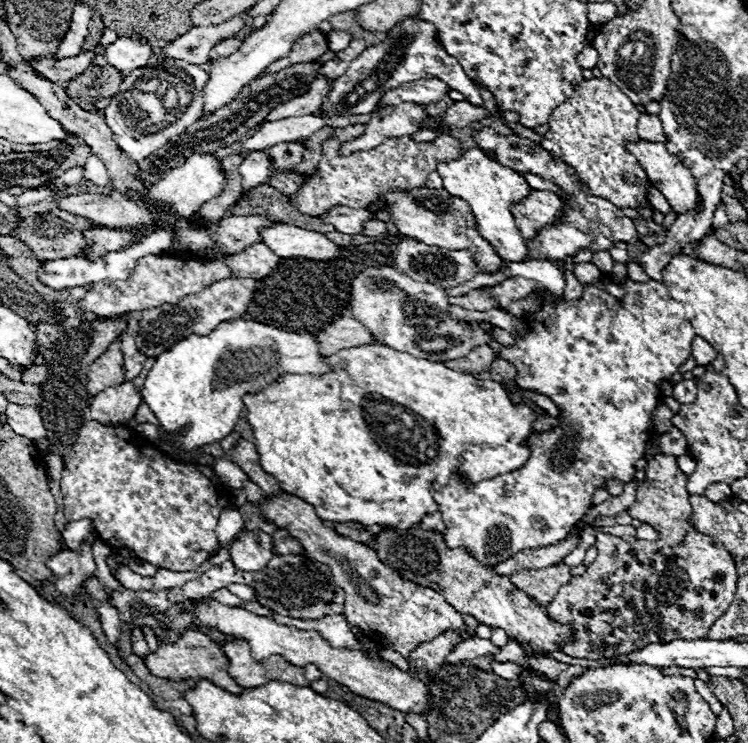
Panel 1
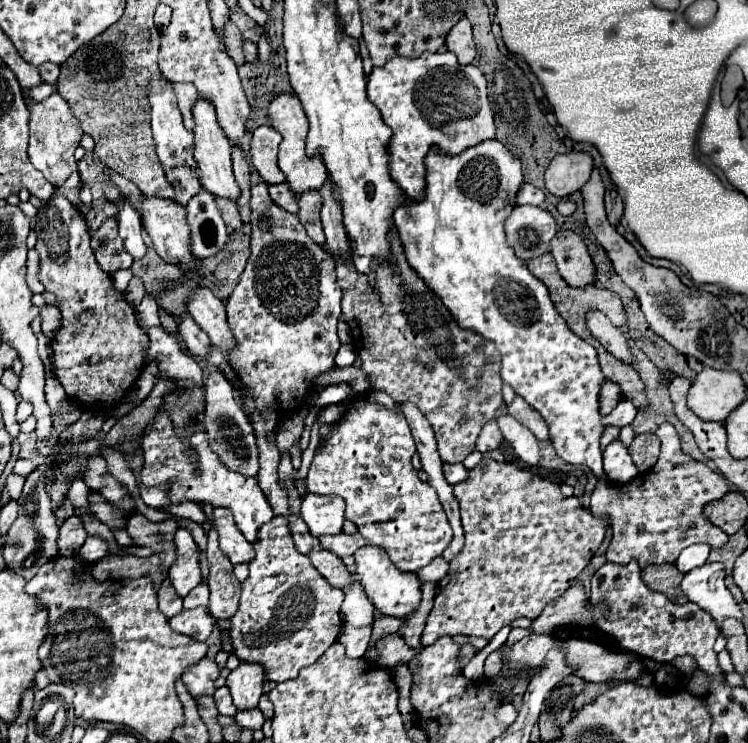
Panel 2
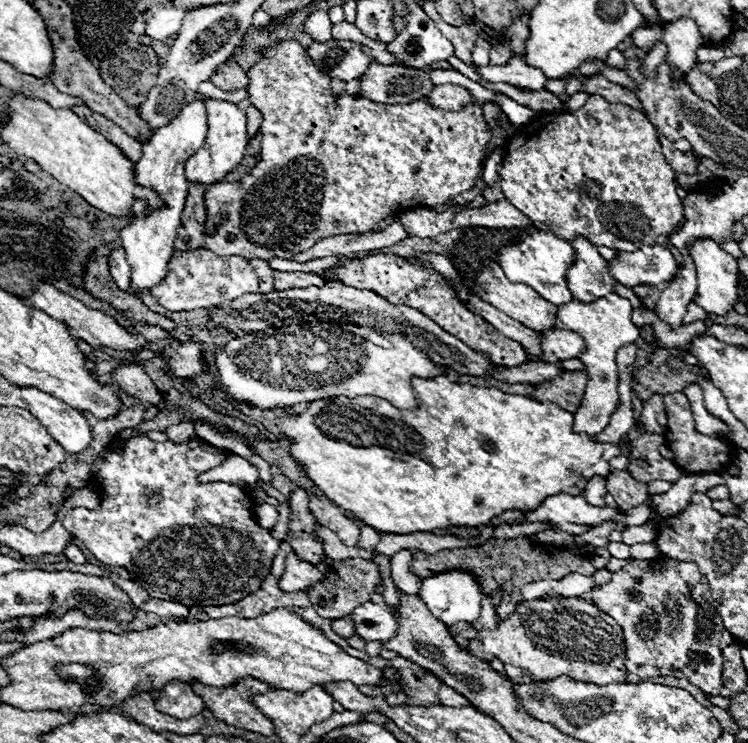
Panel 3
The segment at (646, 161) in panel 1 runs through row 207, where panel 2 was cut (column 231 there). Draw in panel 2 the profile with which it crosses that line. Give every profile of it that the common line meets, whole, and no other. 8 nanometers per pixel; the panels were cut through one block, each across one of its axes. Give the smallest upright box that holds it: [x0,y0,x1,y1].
[226,662,264,710]

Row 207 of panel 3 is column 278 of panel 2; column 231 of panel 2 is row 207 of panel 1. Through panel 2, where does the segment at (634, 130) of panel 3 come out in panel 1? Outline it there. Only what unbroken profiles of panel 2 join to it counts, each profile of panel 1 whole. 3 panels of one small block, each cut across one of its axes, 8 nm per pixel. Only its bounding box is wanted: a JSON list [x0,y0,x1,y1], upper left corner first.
[540,78,646,208]

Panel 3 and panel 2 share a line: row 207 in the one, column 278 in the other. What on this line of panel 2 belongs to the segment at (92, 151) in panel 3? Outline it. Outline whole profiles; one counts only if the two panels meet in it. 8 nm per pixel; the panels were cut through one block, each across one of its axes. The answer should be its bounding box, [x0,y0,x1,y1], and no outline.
[268,92,328,194]

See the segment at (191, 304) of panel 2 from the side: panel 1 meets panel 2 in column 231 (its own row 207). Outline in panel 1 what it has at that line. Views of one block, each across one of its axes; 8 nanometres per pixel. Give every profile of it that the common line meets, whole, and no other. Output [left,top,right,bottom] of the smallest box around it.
[322,206,374,234]

